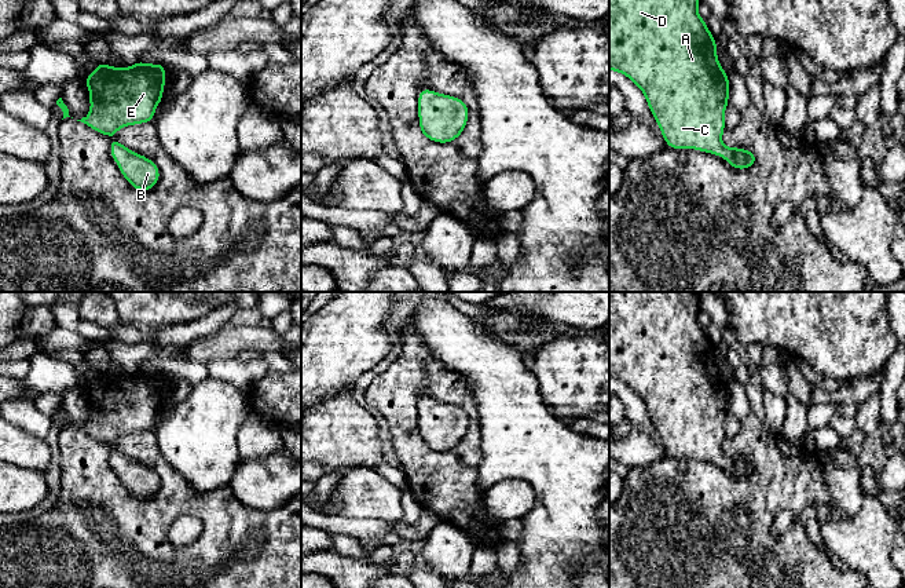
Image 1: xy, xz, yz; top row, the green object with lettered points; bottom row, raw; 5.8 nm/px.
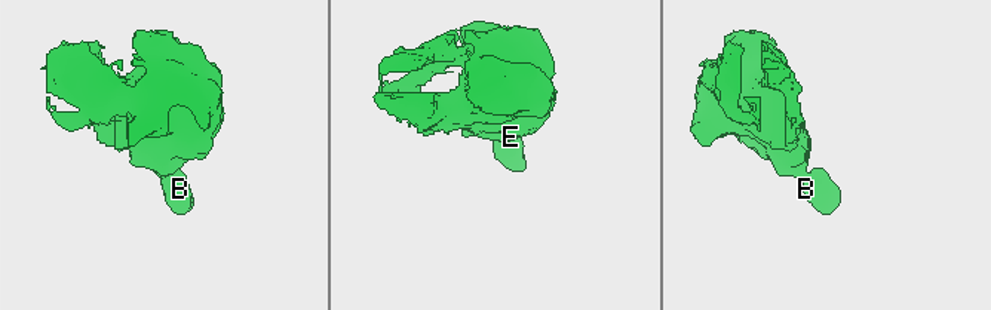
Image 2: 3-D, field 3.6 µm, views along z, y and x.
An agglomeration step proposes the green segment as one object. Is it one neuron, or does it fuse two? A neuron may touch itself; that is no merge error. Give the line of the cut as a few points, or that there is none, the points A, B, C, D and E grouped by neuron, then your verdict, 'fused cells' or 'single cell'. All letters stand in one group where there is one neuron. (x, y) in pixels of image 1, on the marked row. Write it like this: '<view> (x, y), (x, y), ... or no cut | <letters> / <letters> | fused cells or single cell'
no cut | A B C D E | single cell

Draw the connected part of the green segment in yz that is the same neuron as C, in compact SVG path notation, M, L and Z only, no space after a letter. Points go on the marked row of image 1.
M609 0L609 70L626 74L645 95L666 145L675 150L697 149L721 156L734 169L758 162L751 150L725 147L721 136L726 129L723 114L729 103L729 76L717 56L715 37L699 15L700 0Z

